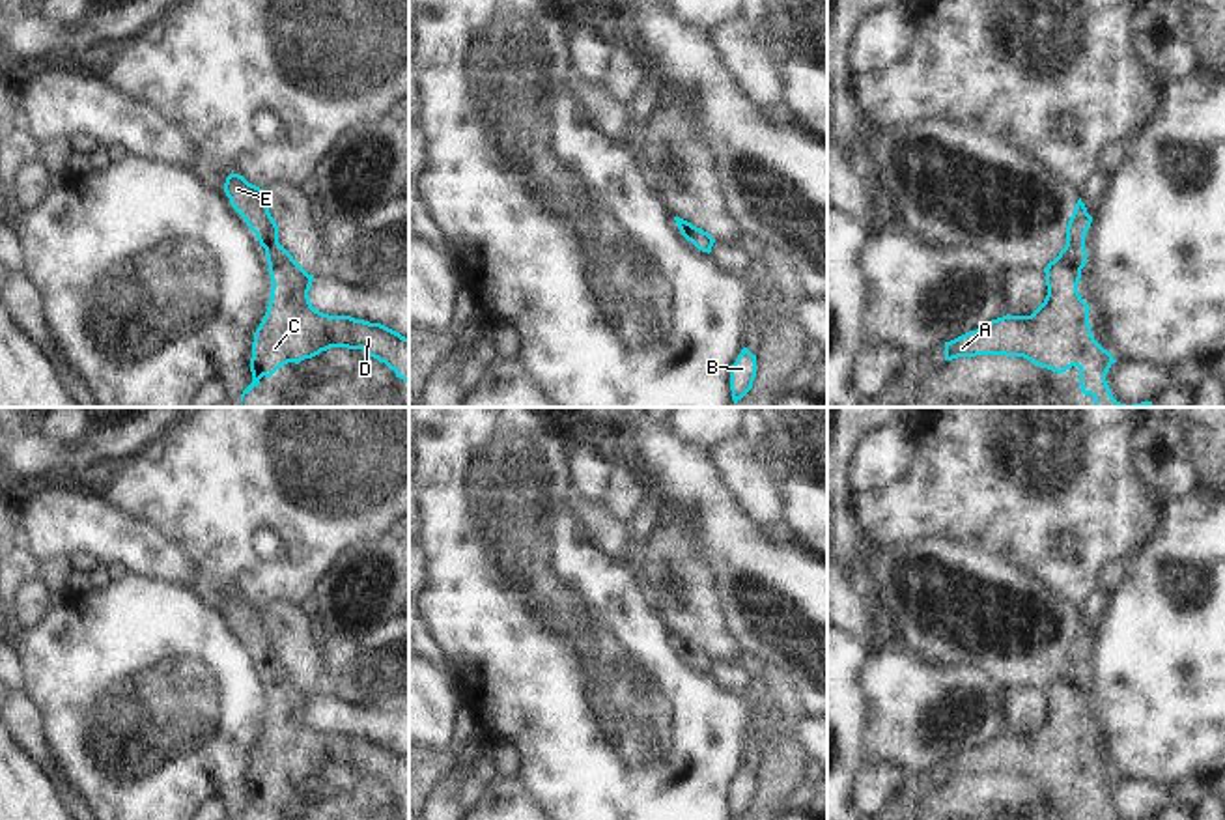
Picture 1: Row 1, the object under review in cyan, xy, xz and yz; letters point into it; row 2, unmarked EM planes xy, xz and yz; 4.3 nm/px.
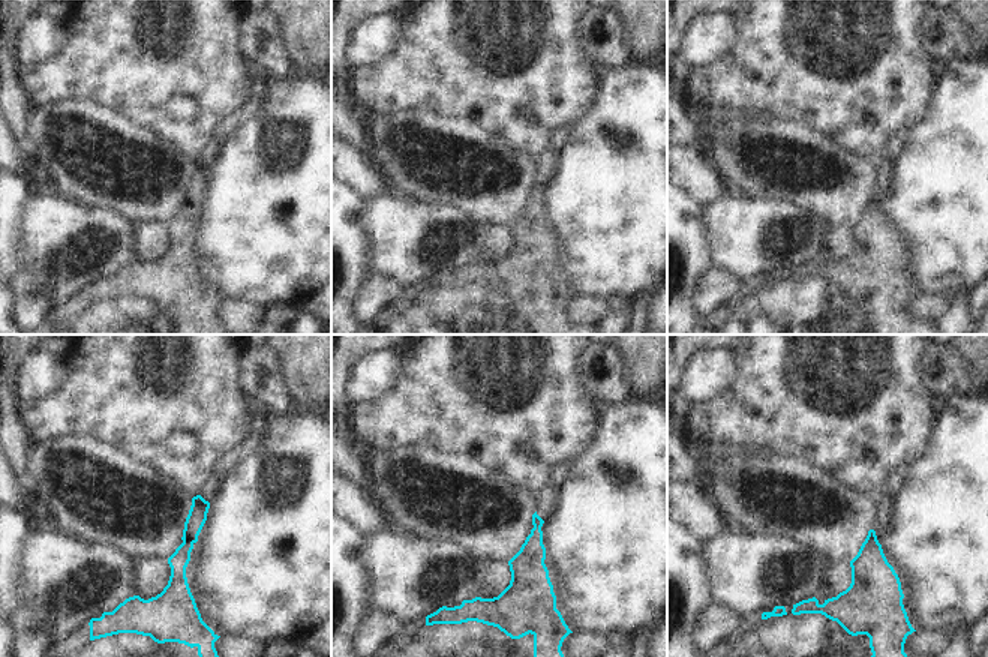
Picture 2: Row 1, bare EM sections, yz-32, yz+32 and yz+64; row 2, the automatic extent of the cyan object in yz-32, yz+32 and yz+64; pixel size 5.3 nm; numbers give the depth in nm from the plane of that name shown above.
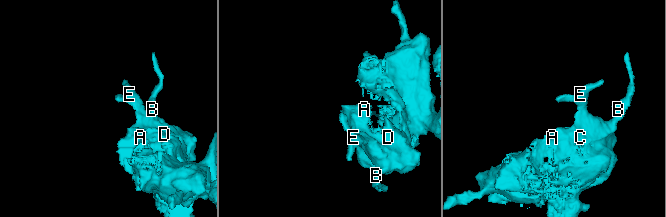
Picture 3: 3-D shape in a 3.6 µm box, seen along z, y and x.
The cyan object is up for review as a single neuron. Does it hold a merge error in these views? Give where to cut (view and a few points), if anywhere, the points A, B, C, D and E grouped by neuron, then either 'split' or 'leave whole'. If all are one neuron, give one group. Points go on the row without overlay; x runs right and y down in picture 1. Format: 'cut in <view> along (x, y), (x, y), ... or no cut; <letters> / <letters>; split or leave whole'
no cut; A B C D E; leave whole

